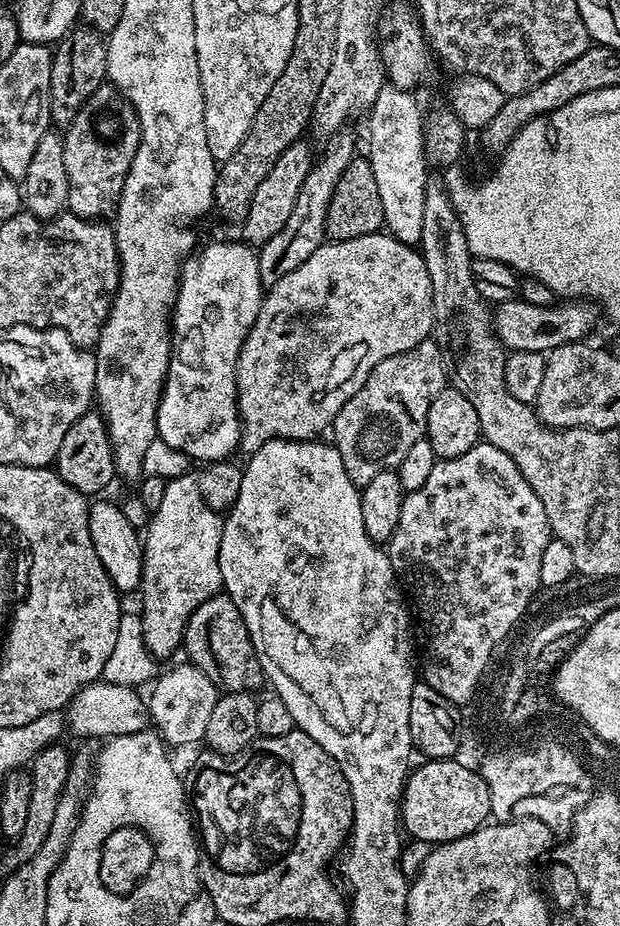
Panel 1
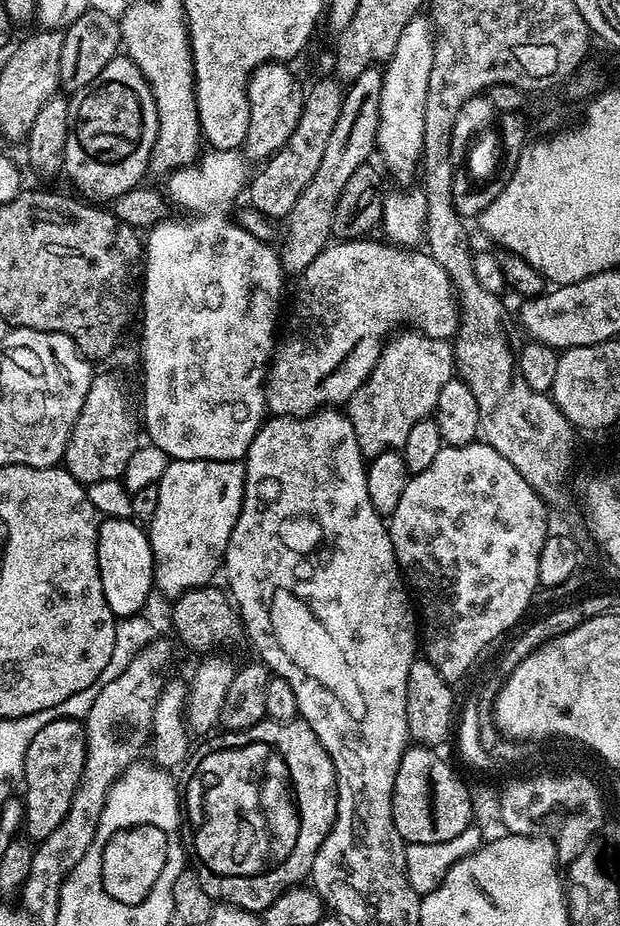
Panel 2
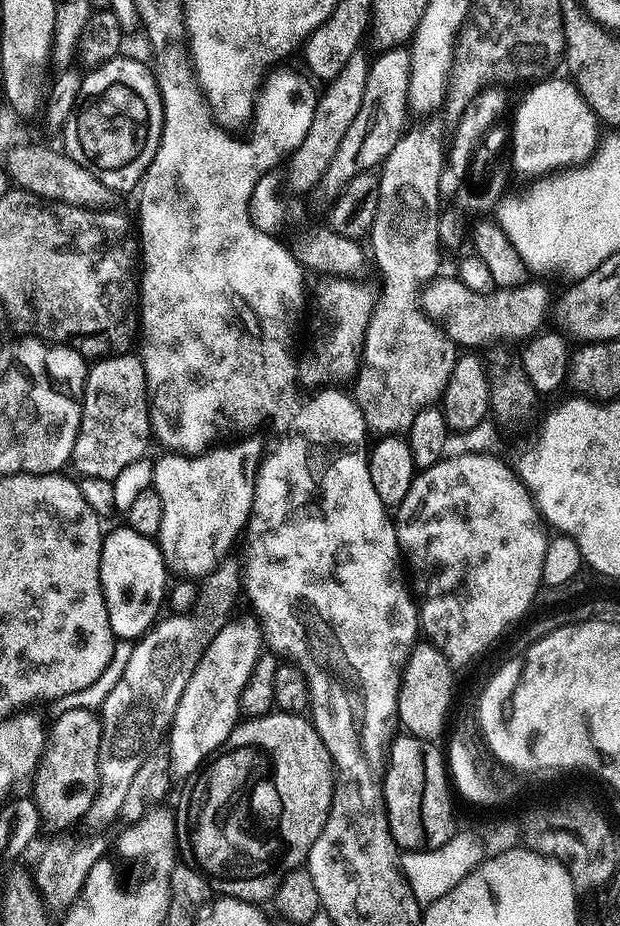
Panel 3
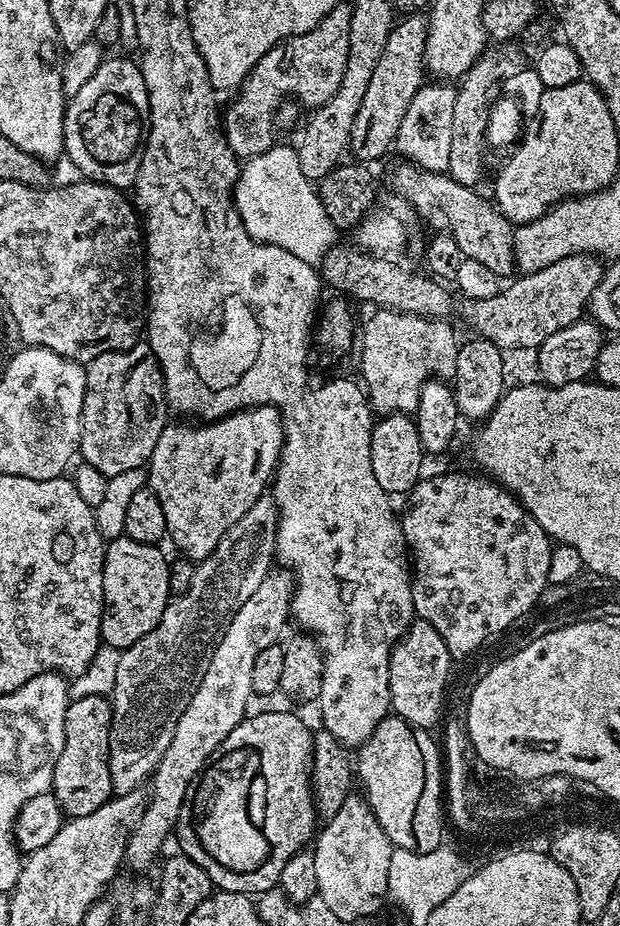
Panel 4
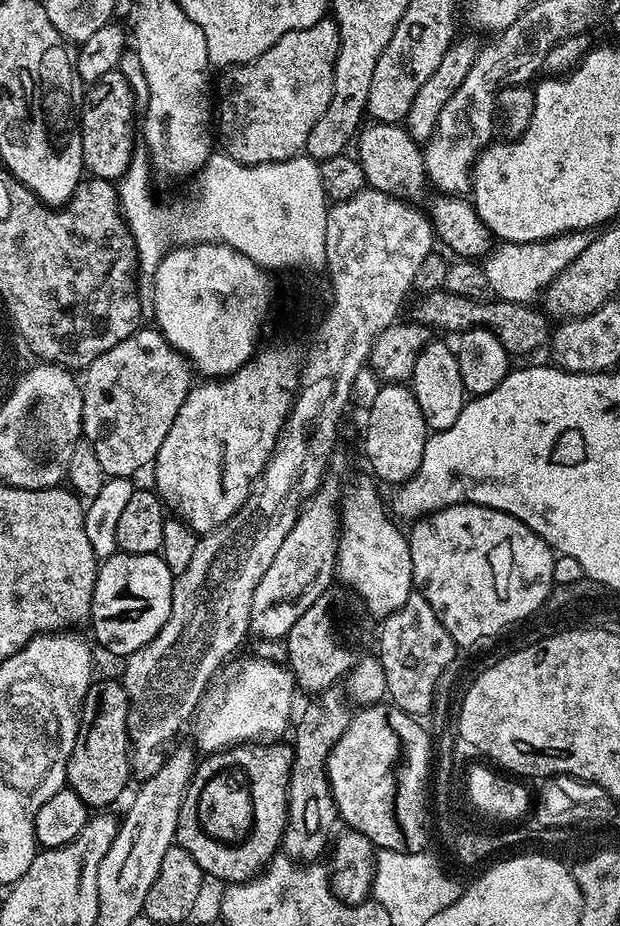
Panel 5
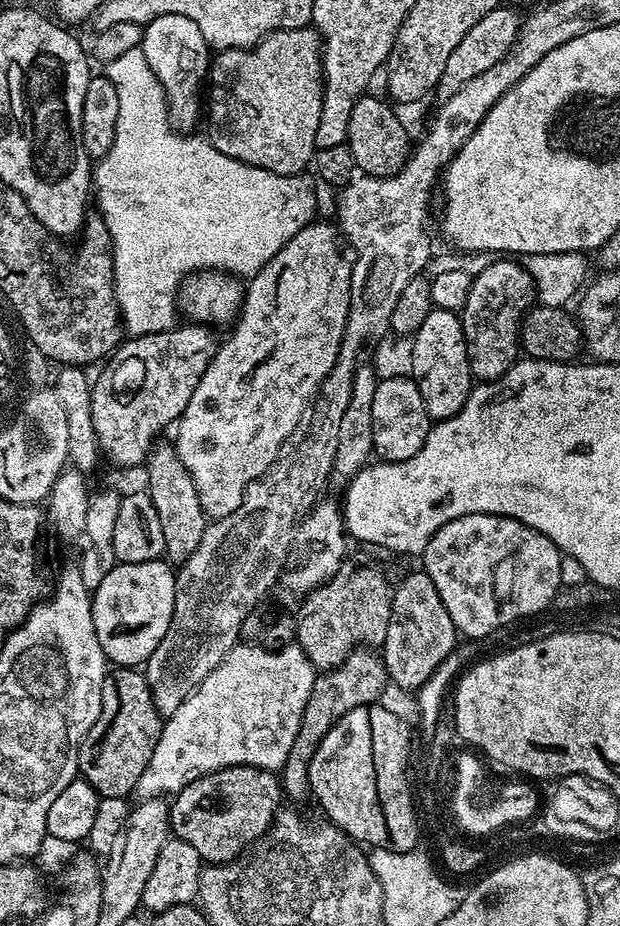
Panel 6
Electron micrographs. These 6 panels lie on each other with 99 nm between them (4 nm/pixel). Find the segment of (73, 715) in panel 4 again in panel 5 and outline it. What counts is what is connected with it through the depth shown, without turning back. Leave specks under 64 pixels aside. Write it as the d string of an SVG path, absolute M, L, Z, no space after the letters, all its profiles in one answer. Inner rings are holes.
M97 679L88 688L80 710L80 729L68 759L67 787L92 810L104 810L124 792L132 776L128 738L128 695L123 683Z

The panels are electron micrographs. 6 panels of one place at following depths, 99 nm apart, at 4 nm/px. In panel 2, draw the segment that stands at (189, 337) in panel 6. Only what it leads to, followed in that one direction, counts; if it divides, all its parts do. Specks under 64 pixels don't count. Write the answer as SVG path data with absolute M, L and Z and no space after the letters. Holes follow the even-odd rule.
M97 371L90 382L90 390L86 390L86 402L82 402L82 410L74 422L74 430L64 451L63 467L85 486L120 480L126 470L126 462L130 462L130 454L134 454L138 447L136 428L138 432L137 421L135 424L128 413L128 400L124 397L119 378L112 372Z

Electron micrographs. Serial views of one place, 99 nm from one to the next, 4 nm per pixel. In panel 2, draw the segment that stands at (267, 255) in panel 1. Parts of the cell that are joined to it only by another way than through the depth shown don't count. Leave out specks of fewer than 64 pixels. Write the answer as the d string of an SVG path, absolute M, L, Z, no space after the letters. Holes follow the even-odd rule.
M373 66L358 74L358 78L347 85L342 110L338 114L338 122L334 122L334 130L322 154L322 163L318 165L314 178L310 178L306 190L298 194L294 210L290 210L286 217L288 229L284 232L284 241L278 244L278 255L280 269L289 277L299 277L300 273L306 270L306 266L310 266L310 262L318 258L320 251L328 247L333 239L334 210L342 194L342 186L346 186L350 174L354 174L358 166L367 164L373 159L376 152L383 82L381 69Z

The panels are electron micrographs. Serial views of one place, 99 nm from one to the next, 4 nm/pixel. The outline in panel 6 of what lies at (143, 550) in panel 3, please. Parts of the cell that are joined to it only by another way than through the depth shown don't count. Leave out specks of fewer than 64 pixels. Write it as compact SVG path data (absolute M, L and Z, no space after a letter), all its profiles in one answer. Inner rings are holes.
M163 559L137 564L117 562L94 589L92 602L98 646L104 648L105 657L116 666L143 665L166 634L175 597L176 572Z

